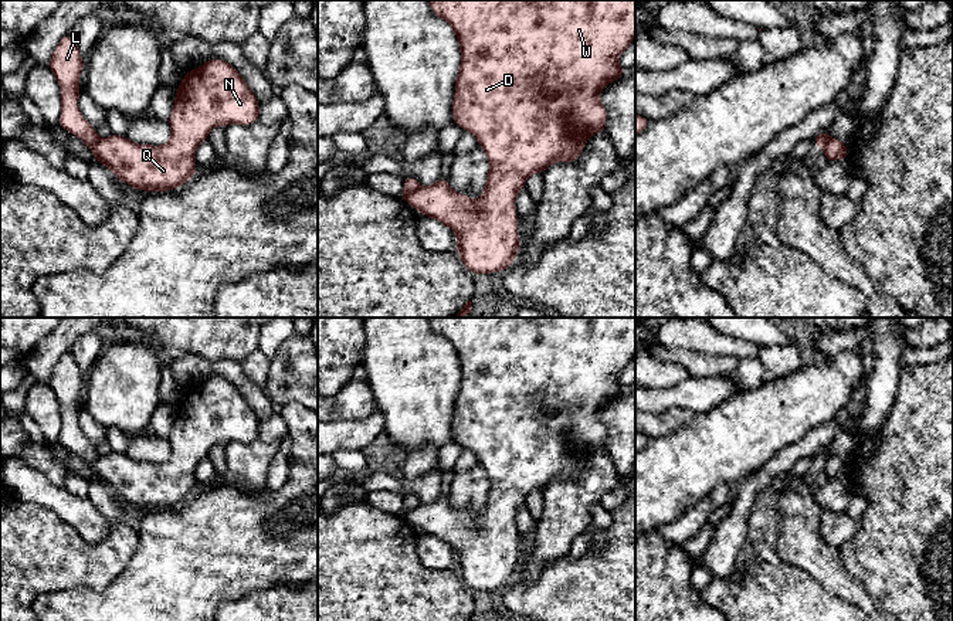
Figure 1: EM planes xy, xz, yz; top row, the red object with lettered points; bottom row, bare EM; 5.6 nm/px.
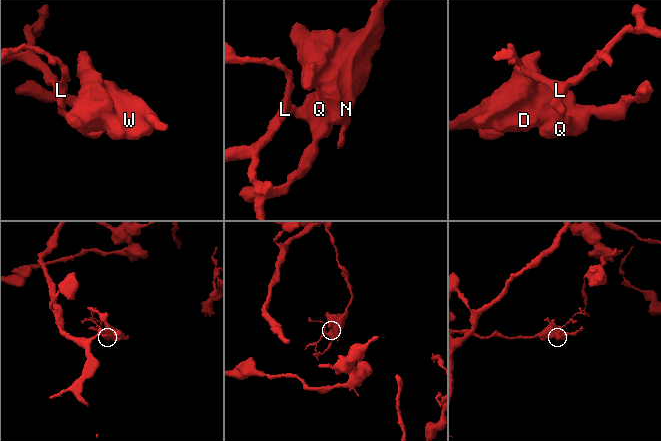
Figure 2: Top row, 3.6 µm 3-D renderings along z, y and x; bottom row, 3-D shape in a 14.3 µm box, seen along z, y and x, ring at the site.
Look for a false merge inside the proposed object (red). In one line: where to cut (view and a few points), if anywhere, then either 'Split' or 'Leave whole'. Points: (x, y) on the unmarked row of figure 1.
Split along xz (419, 504), (404, 518). Split

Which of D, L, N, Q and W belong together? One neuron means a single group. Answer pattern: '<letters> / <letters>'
D N Q W / L

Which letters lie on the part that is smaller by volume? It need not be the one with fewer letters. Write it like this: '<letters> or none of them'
L

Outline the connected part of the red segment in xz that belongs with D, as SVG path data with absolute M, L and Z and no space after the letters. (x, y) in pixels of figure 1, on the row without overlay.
M428 318L428 322L454 346L459 362L454 441L476 455L488 475L489 489L476 519L454 509L448 496L418 505L406 519L454 549L459 577L471 591L506 588L522 561L515 518L526 496L545 491L556 479L577 478L589 455L606 448L607 427L600 413L608 400L618 398L627 388L618 383L618 376L635 354L635 318Z

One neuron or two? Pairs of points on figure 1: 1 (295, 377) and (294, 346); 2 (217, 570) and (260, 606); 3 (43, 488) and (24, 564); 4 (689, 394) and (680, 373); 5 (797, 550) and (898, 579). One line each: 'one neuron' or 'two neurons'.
1: one neuron
2: two neurons
3: two neurons
4: two neurons
5: two neurons

